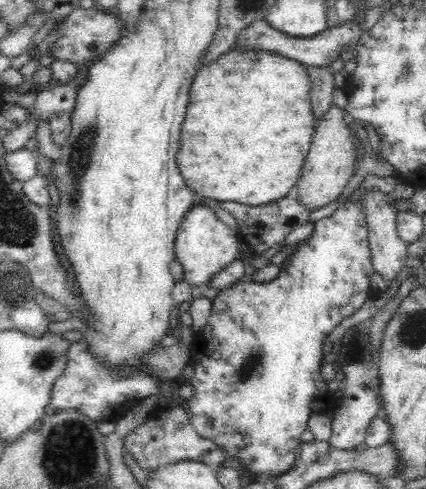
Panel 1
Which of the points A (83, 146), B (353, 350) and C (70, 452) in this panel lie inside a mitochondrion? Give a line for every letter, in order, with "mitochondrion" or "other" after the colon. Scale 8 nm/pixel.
A: mitochondrion
B: mitochondrion
C: mitochondrion

